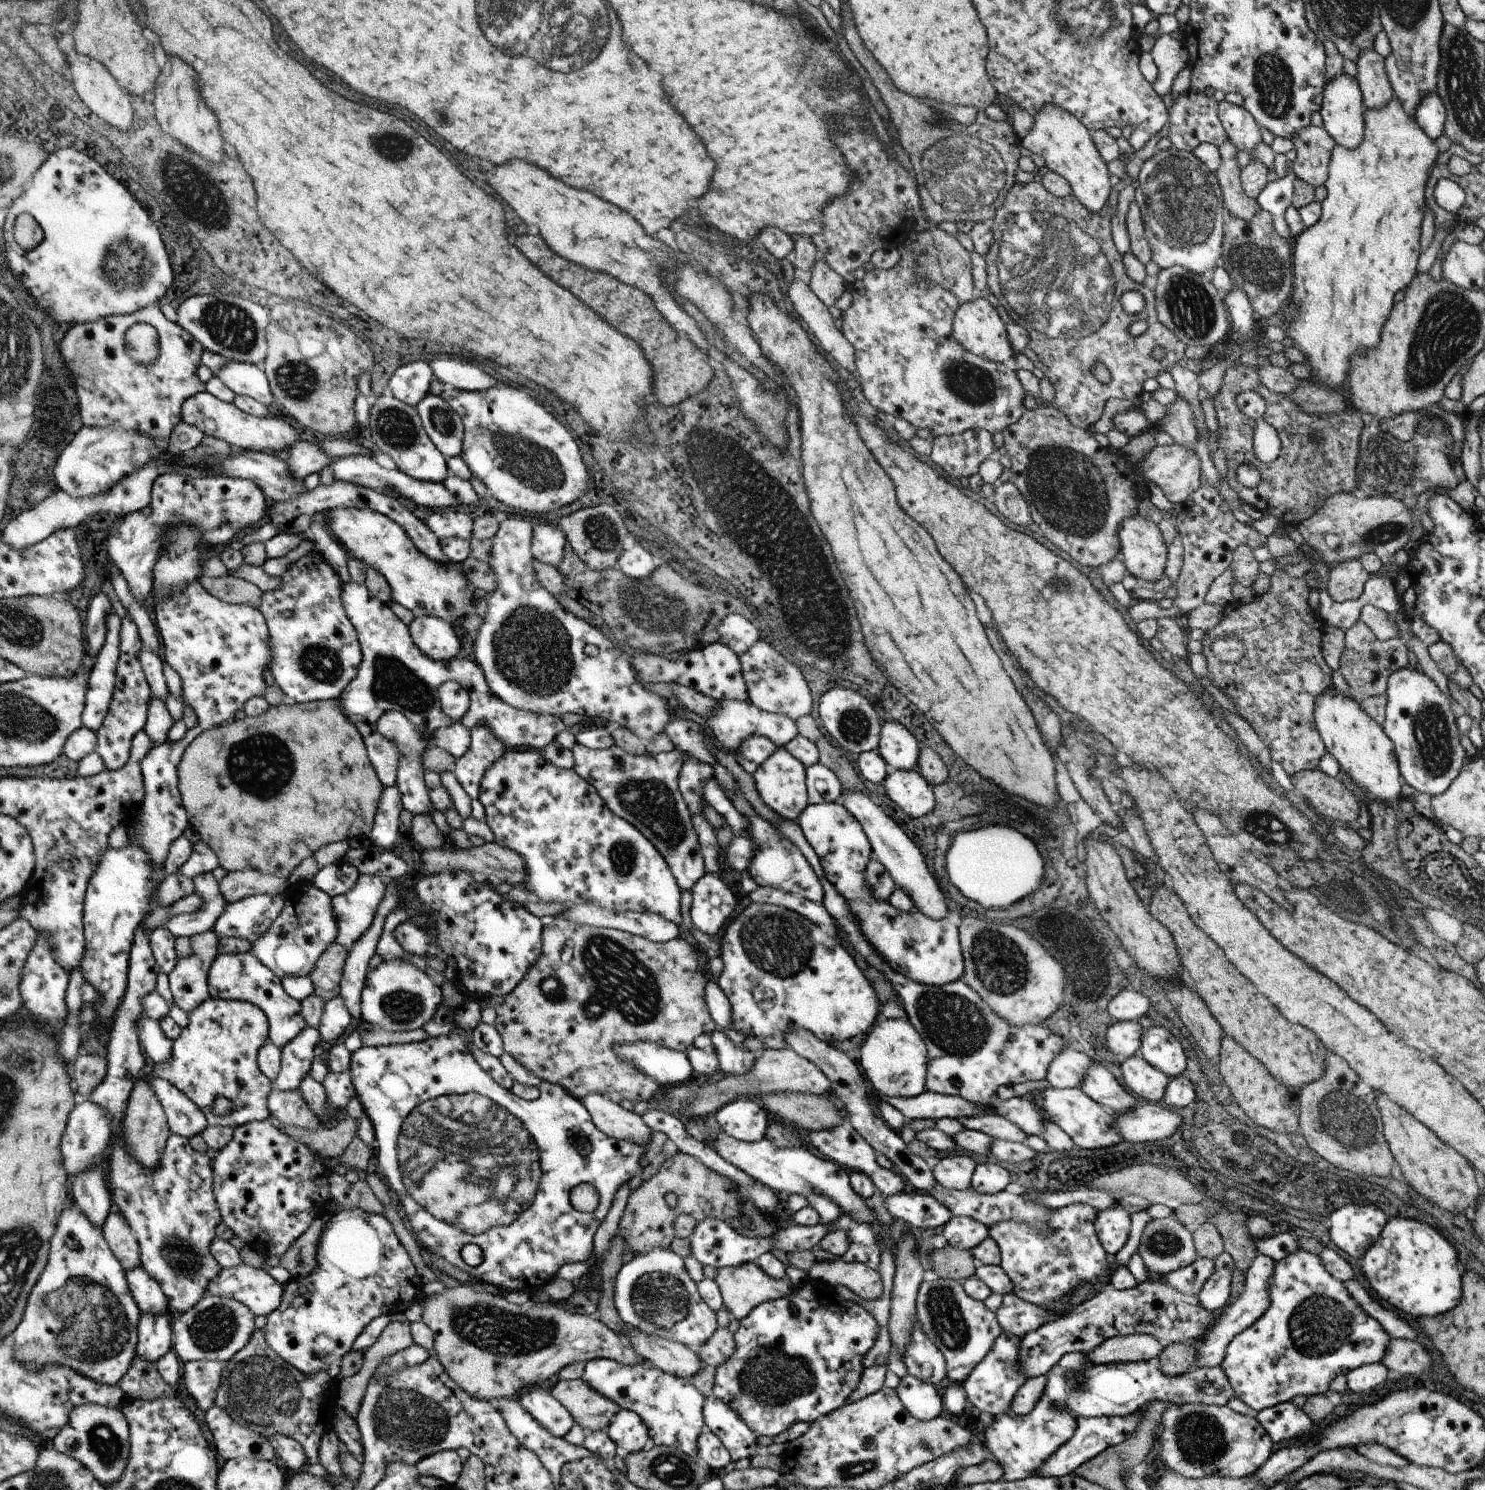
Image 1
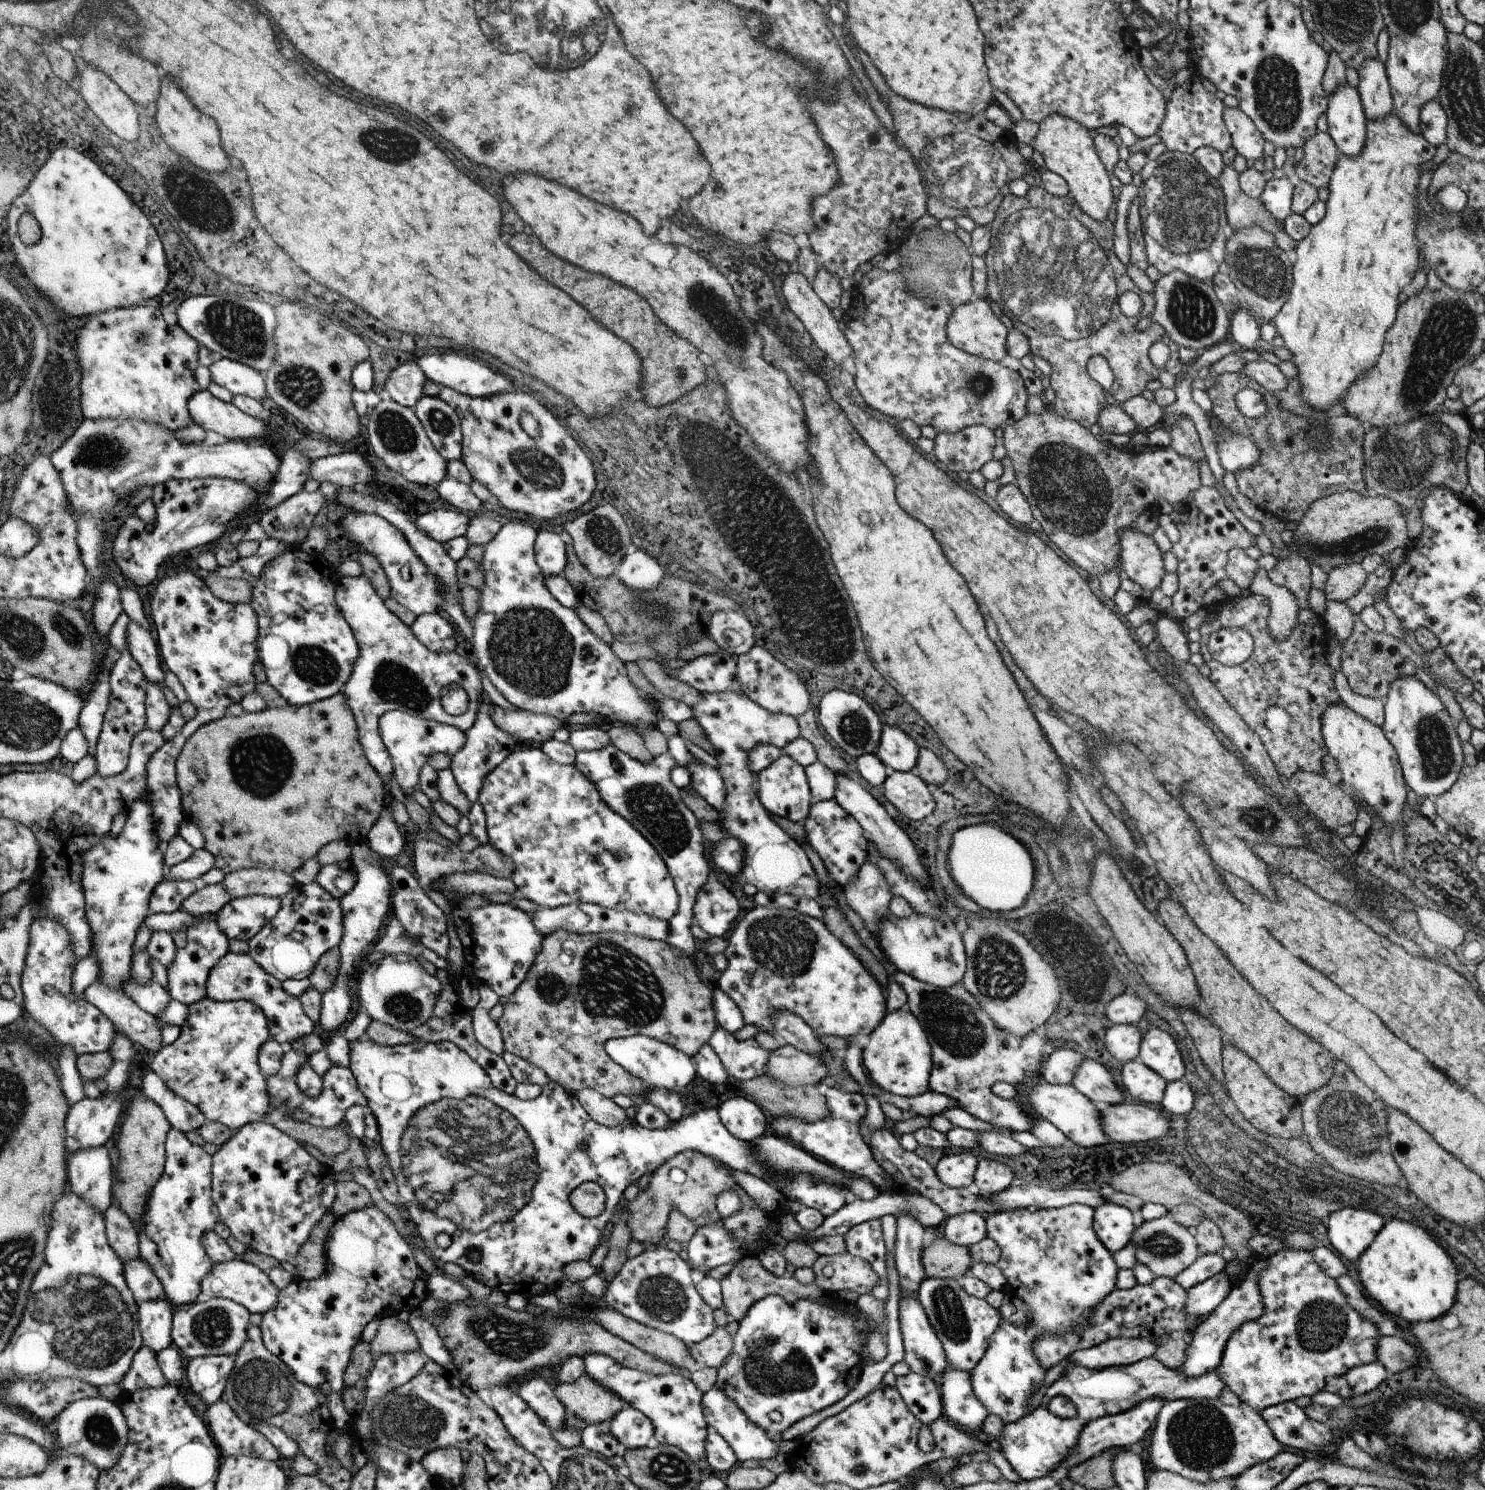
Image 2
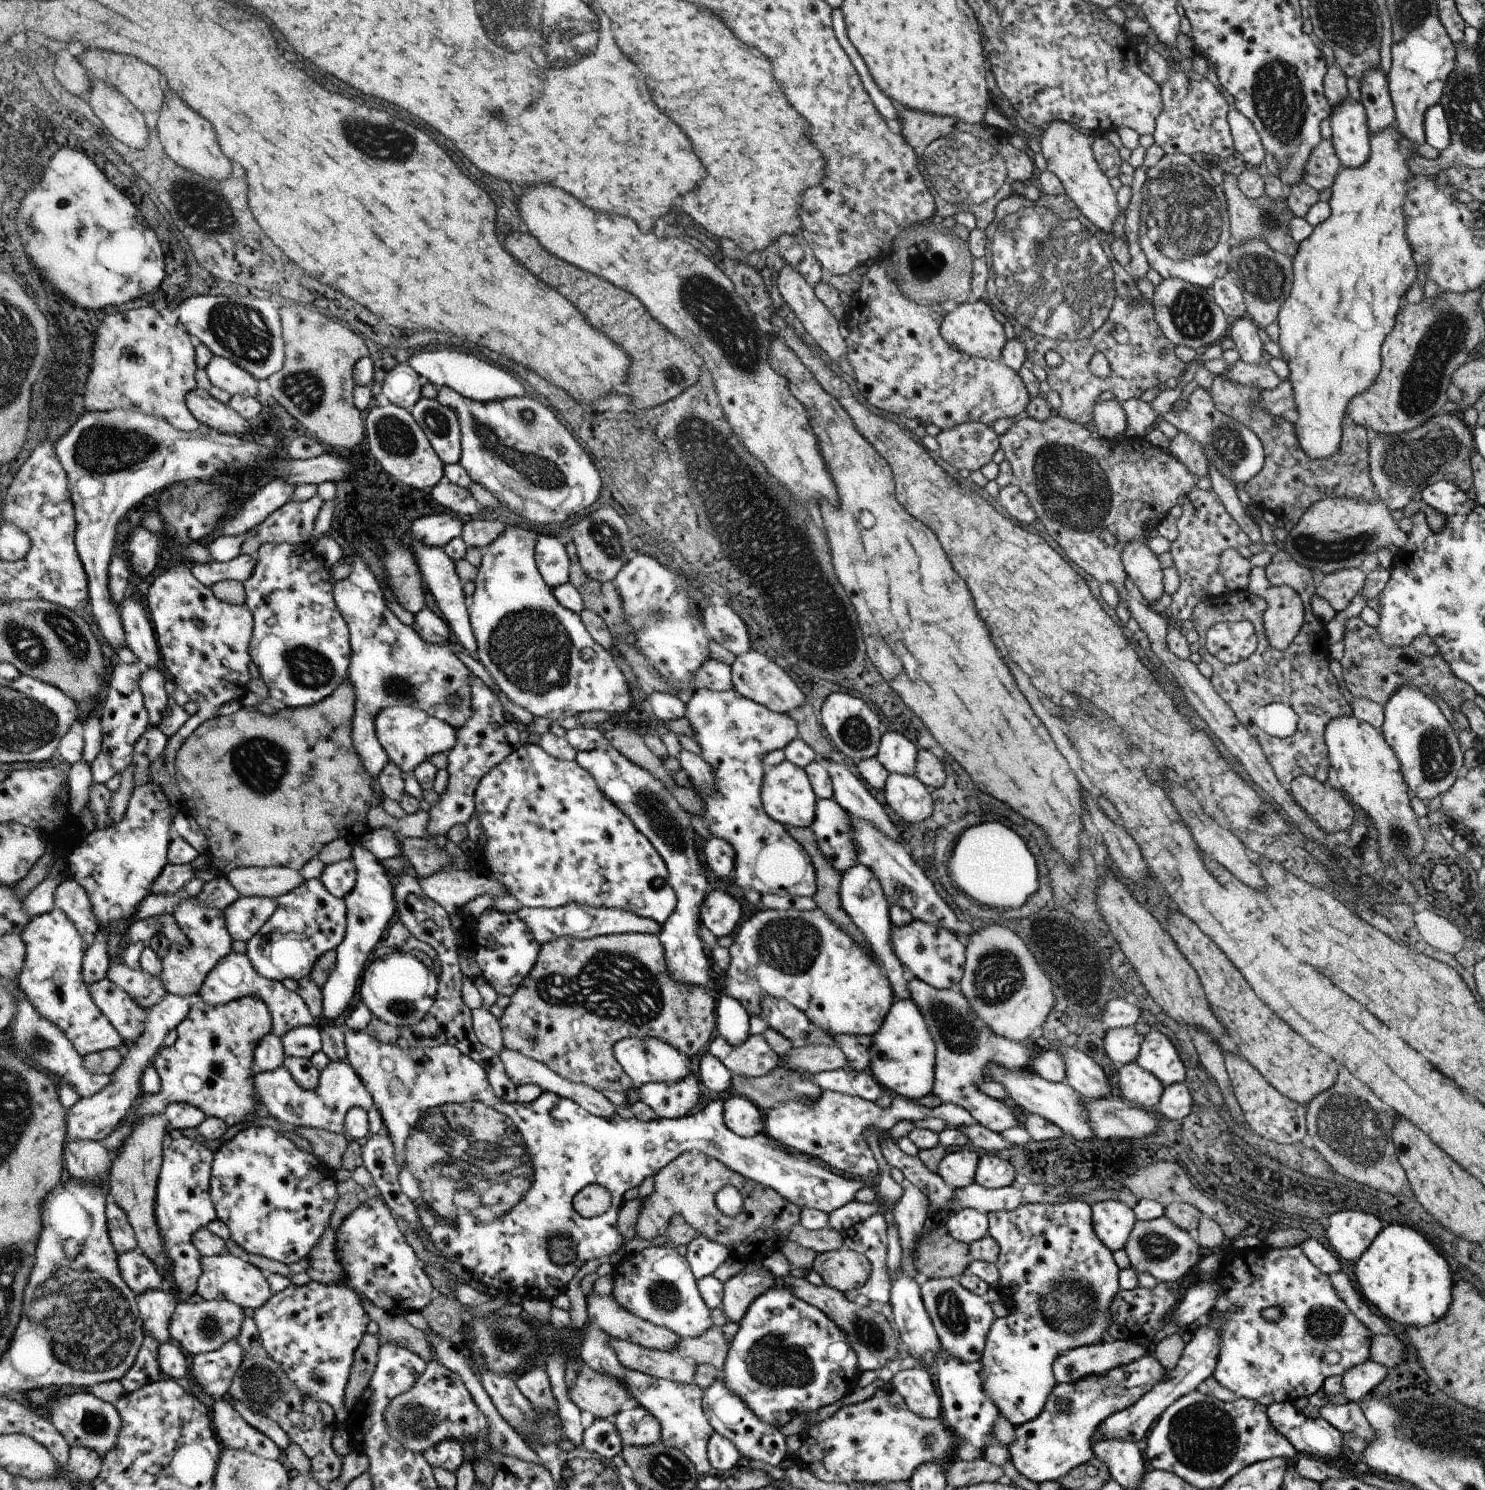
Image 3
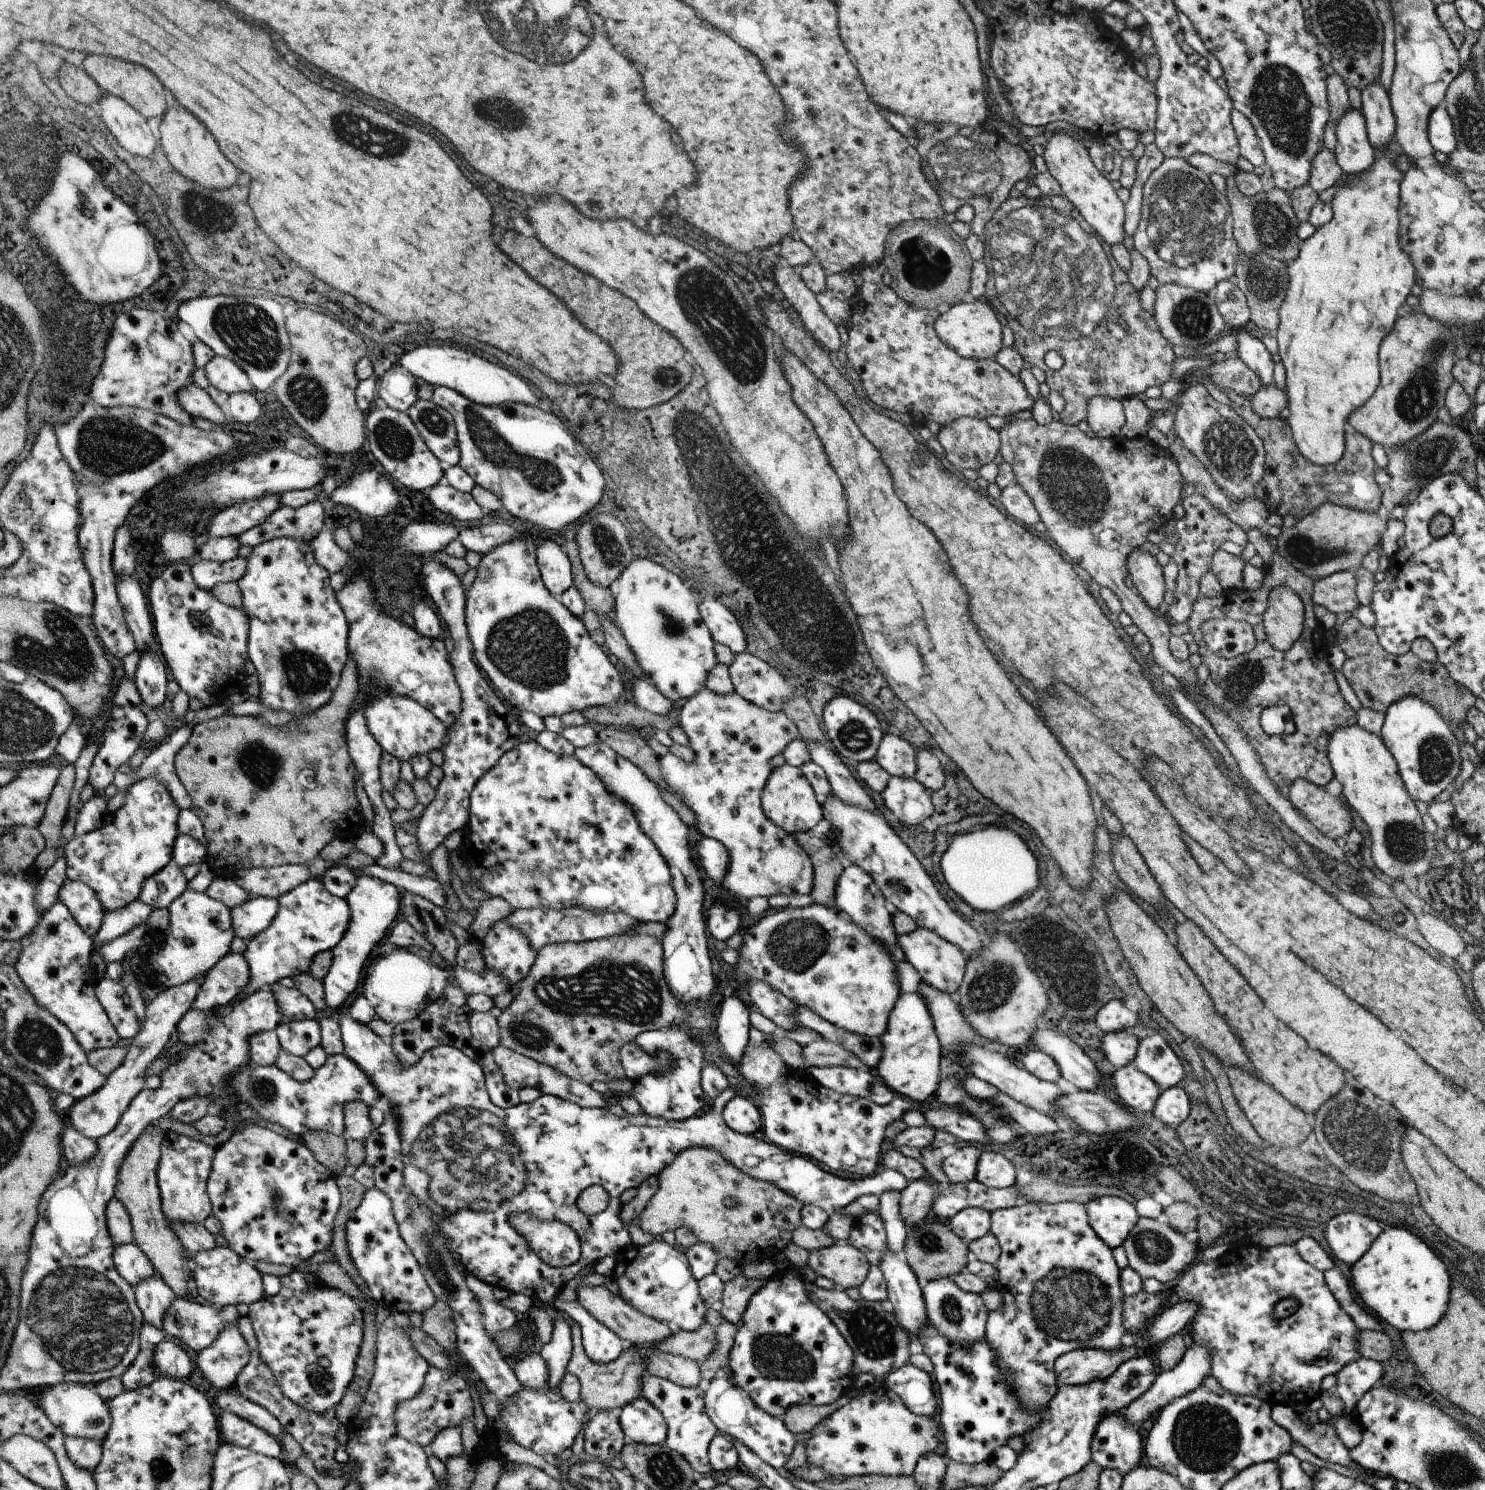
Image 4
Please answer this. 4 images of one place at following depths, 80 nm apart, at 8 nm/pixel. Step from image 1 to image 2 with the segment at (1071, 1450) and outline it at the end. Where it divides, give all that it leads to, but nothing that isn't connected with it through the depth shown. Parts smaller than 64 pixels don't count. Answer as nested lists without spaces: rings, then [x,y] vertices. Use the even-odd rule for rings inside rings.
[[[1148,1398],[1148,1400],[1142,1400],[1140,1404],[1136,1404],[1134,1408],[1126,1410],[1126,1412],[1098,1418],[1098,1420],[1092,1420],[1088,1424],[1084,1424],[1076,1446],[1072,1448],[1072,1452],[1062,1462],[1062,1467],[1070,1469],[1072,1466],[1078,1466],[1080,1462],[1090,1460],[1090,1458],[1101,1454],[1103,1451],[1115,1447],[1131,1447],[1140,1443],[1146,1432],[1152,1429],[1151,1424],[1158,1418],[1165,1402],[1166,1400],[1160,1400],[1160,1398]]]

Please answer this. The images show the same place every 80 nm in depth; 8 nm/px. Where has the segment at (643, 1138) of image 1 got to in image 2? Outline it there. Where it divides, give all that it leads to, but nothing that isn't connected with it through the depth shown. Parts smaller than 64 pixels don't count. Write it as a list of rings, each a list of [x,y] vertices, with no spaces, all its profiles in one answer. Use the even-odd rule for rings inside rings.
[[[586,1088],[572,1093],[587,1110],[587,1114],[599,1124],[604,1124],[604,1126],[622,1124],[624,1126],[624,1124],[635,1123],[634,1120],[628,1118],[624,1108],[620,1108],[602,1092]]]

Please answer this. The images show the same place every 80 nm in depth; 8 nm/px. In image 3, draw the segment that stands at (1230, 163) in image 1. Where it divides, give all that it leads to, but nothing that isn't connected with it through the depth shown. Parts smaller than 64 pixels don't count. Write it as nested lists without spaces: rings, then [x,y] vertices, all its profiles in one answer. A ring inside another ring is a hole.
[[[1223,174],[1221,187],[1228,204],[1228,213],[1230,218],[1230,231],[1233,240],[1237,244],[1252,242],[1252,240],[1264,240],[1274,252],[1280,252],[1293,259],[1299,248],[1299,244],[1294,241],[1290,235],[1290,220],[1293,214],[1287,204],[1287,200],[1274,200],[1270,196],[1260,196],[1259,198],[1248,198],[1238,187],[1237,177],[1234,174]]]

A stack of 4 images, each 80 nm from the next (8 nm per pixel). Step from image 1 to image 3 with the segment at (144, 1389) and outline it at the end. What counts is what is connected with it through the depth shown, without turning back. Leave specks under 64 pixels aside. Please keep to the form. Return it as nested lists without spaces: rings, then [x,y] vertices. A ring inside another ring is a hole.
[[[144,1336],[144,1341],[133,1366],[125,1373],[126,1376],[121,1379],[125,1393],[138,1391],[140,1388],[164,1377],[157,1360],[159,1345],[160,1342],[156,1340],[156,1336],[154,1338]]]

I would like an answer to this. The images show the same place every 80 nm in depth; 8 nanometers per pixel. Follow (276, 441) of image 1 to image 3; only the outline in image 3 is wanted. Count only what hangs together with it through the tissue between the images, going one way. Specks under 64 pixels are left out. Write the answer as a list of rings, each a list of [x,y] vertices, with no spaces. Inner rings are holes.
[[[204,389],[187,394],[187,406],[200,424],[229,435],[250,432],[251,421],[240,416],[228,403],[216,400]]]

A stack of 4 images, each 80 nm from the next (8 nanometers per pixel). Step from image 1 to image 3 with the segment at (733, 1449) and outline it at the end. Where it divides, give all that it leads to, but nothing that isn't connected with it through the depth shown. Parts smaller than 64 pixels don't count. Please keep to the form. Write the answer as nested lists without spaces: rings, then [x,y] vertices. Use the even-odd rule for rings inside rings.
[[[715,1381],[707,1389],[703,1396],[703,1407],[706,1409],[711,1426],[715,1428],[715,1433],[724,1436],[738,1448],[743,1463],[755,1460],[778,1467],[783,1460],[789,1457],[786,1436],[780,1432],[780,1427],[764,1422],[726,1383]]]

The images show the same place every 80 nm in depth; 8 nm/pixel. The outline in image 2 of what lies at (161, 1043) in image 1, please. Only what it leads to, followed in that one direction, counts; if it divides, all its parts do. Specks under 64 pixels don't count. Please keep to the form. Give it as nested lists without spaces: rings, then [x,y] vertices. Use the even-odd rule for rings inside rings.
[[[98,982],[91,987],[86,997],[98,1006],[124,1036],[136,1042],[143,1052],[157,1051],[160,1046],[160,1031],[156,1028],[156,1017],[141,1010],[127,994],[116,988],[108,988]]]

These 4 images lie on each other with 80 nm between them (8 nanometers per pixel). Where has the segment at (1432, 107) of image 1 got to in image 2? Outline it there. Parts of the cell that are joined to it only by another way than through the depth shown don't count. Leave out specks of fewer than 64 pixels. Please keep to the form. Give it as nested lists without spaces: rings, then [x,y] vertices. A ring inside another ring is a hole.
[[[1434,99],[1424,104],[1420,112],[1420,131],[1425,140],[1438,148],[1447,144],[1447,116],[1444,108]]]

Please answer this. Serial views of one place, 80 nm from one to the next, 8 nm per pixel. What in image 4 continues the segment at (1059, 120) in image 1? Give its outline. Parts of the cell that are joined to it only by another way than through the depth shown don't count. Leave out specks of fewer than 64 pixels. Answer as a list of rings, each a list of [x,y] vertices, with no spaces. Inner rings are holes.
[[[1056,129],[1052,138],[1044,148],[1044,160],[1048,166],[1047,172],[1060,184],[1061,194],[1072,202],[1079,214],[1086,220],[1092,229],[1098,233],[1109,245],[1123,242],[1125,231],[1124,203],[1117,196],[1117,191],[1112,187],[1106,176],[1103,176],[1092,163],[1089,156],[1087,143],[1074,140],[1066,132]]]

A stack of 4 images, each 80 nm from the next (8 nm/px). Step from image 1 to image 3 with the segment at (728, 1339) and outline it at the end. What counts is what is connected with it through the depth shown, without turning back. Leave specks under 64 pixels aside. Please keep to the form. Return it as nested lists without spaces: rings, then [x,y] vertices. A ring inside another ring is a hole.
[[[713,1325],[707,1333],[700,1334],[699,1338],[680,1338],[675,1350],[671,1352],[695,1359],[699,1365],[708,1364],[722,1371],[730,1352],[730,1343],[721,1328]]]

